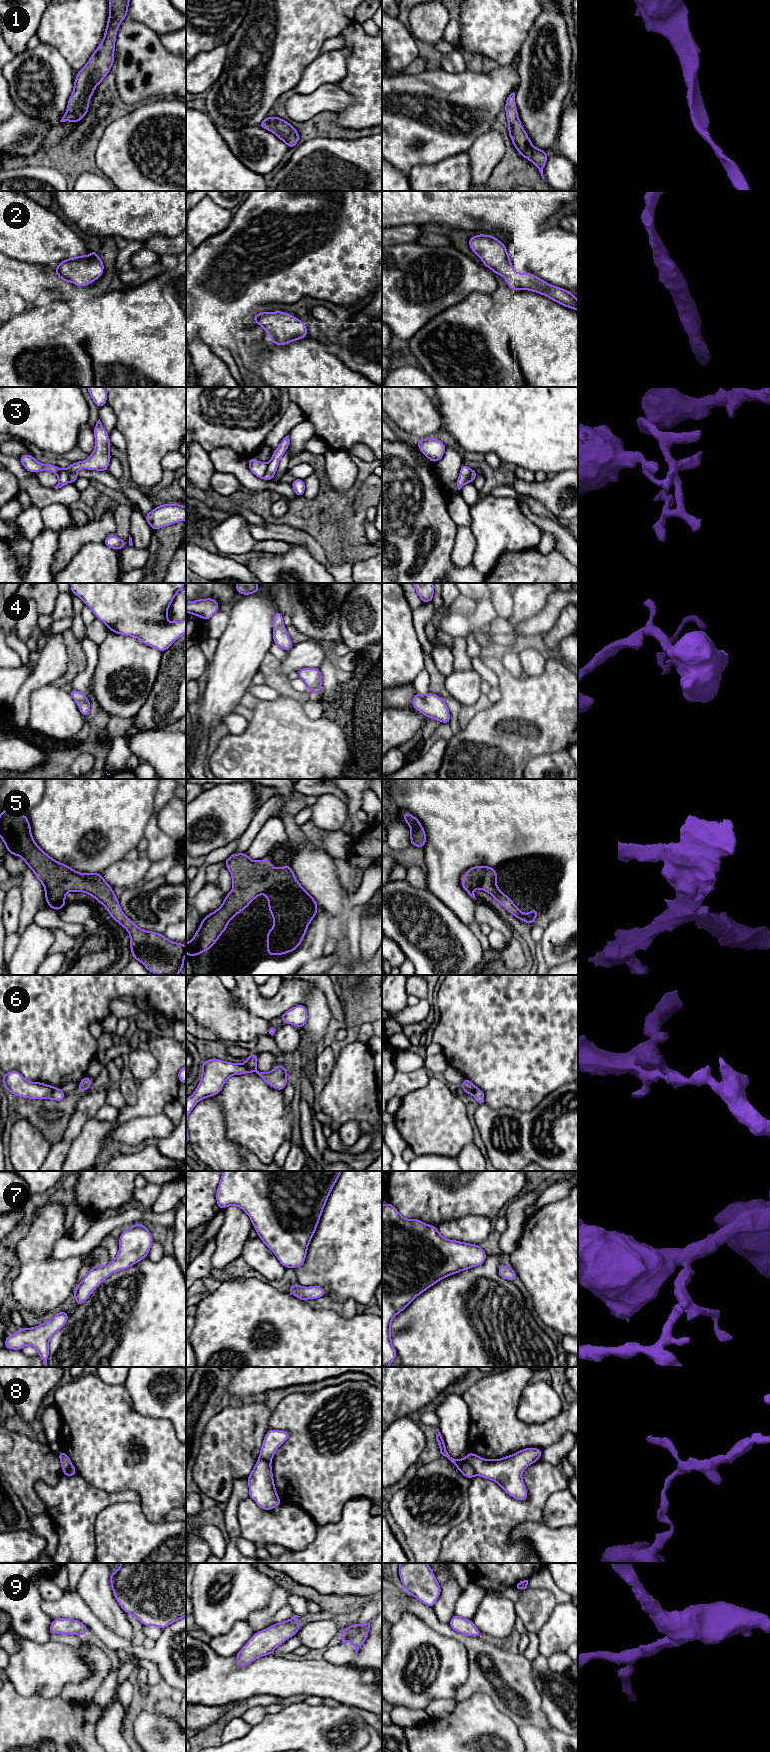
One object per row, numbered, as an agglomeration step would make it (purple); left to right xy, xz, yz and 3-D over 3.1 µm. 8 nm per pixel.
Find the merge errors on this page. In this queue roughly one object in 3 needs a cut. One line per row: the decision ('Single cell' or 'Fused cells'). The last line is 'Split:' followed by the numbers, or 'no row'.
1: Single cell
2: Single cell
3: Fused cells
4: Single cell
5: Single cell
6: Fused cells
7: Single cell
8: Fused cells
9: Single cell
Split: 3, 6, 8

